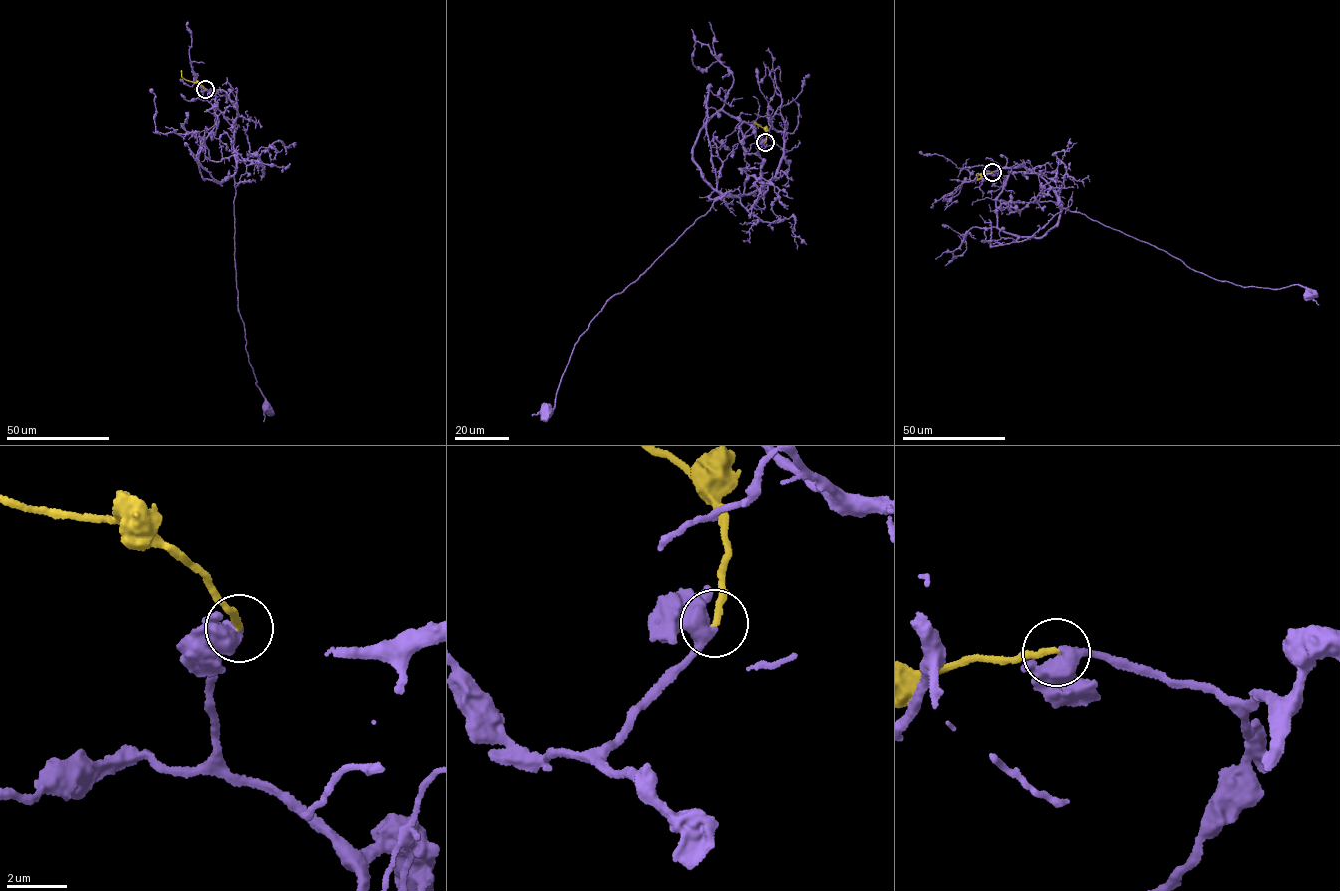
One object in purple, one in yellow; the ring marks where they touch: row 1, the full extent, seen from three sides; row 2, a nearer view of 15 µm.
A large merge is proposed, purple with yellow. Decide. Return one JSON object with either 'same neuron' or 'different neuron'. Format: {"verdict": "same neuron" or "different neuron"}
{"verdict": "same neuron"}

